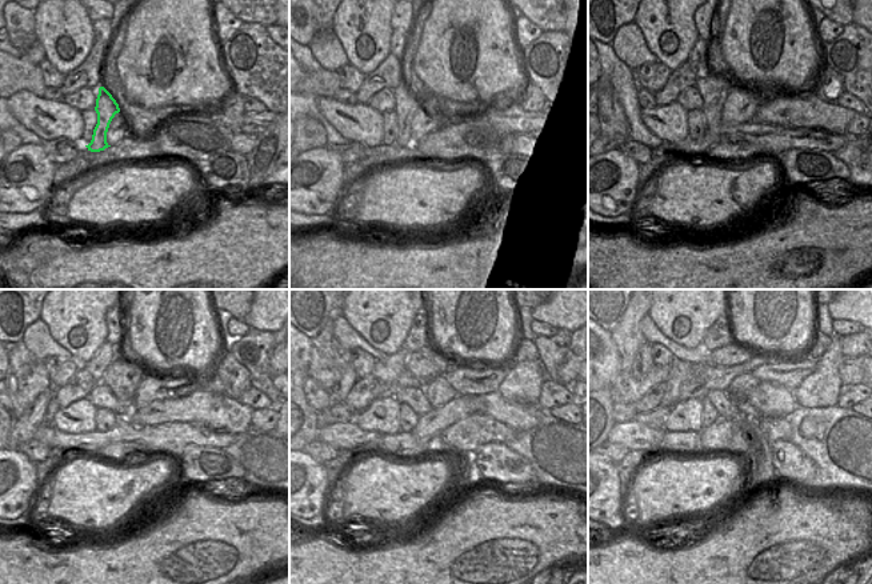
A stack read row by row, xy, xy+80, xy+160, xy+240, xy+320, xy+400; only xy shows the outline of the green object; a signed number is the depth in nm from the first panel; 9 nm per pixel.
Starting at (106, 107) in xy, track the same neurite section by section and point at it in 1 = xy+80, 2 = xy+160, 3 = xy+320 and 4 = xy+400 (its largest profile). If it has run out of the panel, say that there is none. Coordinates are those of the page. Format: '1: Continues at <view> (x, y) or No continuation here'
1: Continues at xy+80 (410, 98)
2: Continues at xy+160 (714, 84)
3: Continues at xy+320 (424, 364)
4: Continues at xy+400 (735, 354)

